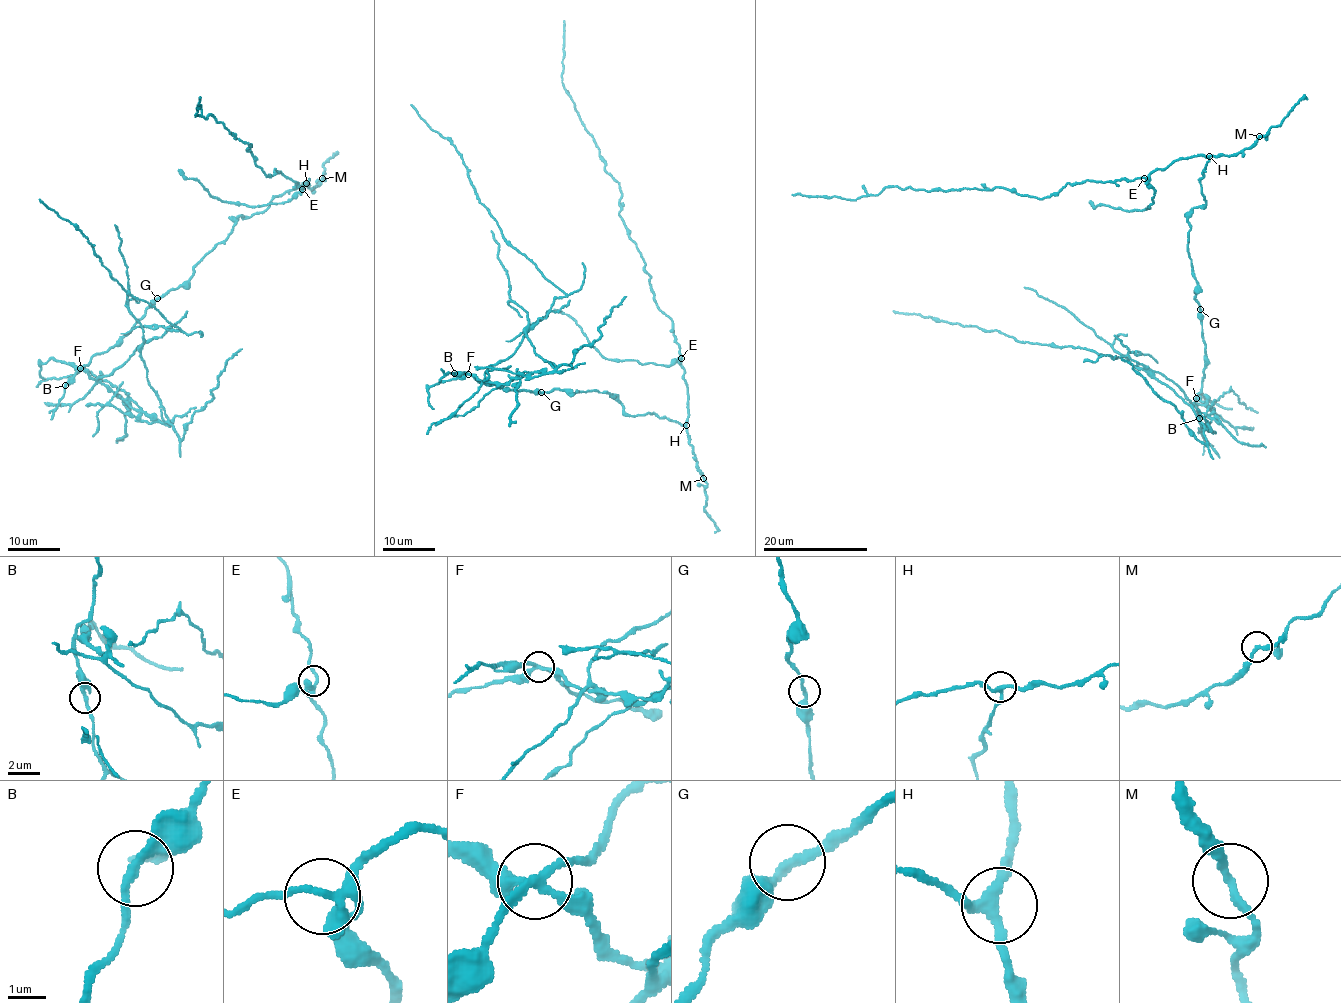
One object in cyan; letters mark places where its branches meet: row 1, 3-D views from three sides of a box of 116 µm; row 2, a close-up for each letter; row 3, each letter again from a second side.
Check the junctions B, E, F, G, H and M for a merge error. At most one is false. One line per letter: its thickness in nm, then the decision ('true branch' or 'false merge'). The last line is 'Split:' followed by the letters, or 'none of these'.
B: 240 nm | true branch
E: 240 nm | true branch
F: 240 nm | false merge
G: 240 nm | true branch
H: 240 nm | true branch
M: 200 nm | true branch
Split: F

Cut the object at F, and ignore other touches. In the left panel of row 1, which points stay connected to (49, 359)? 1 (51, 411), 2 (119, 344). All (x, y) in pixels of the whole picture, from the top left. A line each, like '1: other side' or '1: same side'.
1: other side
2: other side

